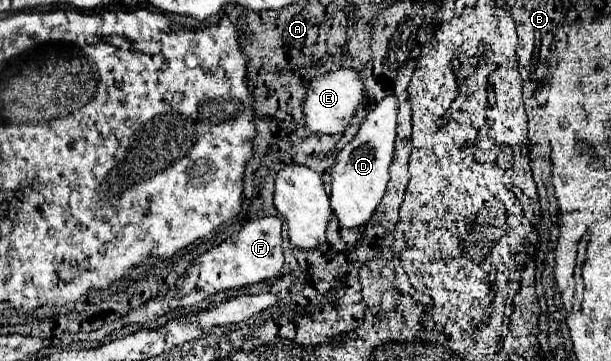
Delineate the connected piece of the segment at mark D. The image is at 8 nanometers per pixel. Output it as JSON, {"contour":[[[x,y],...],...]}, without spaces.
{"contour":[[[385,97],[363,119],[357,135],[335,155],[331,167],[331,207],[341,227],[357,227],[365,223],[381,203],[387,181],[389,163],[393,159],[393,143],[397,135],[397,99]]]}

